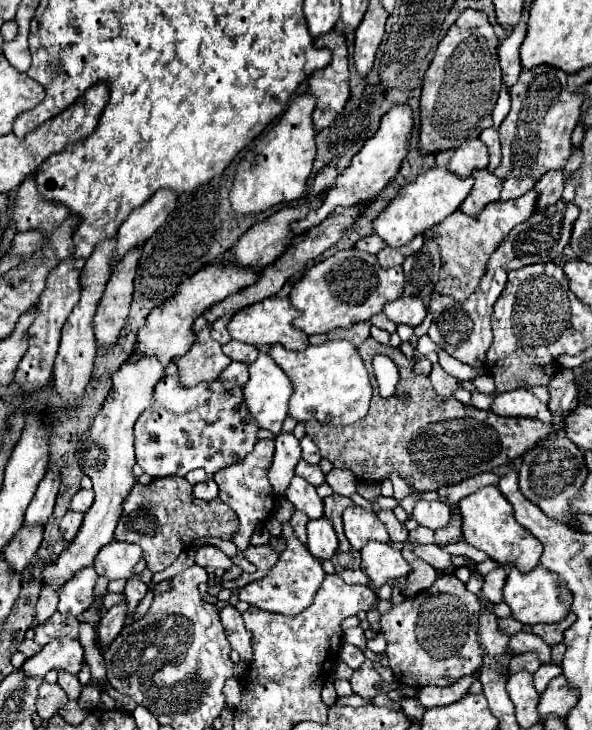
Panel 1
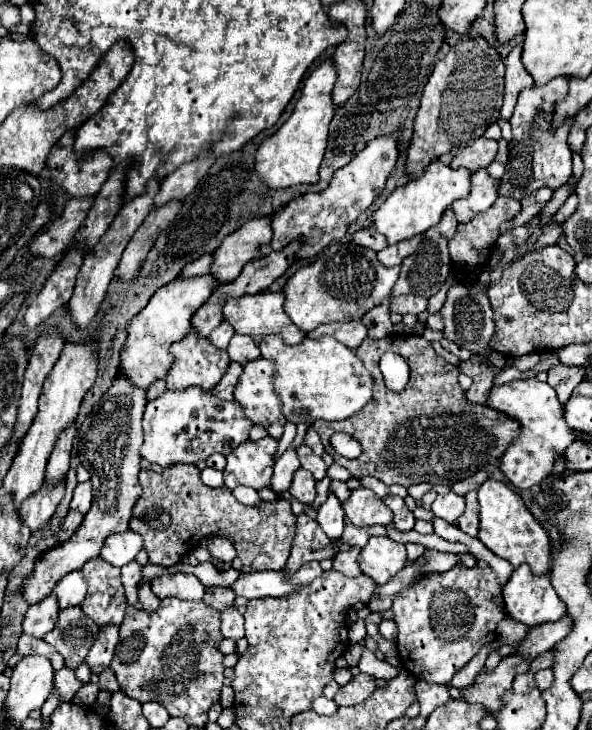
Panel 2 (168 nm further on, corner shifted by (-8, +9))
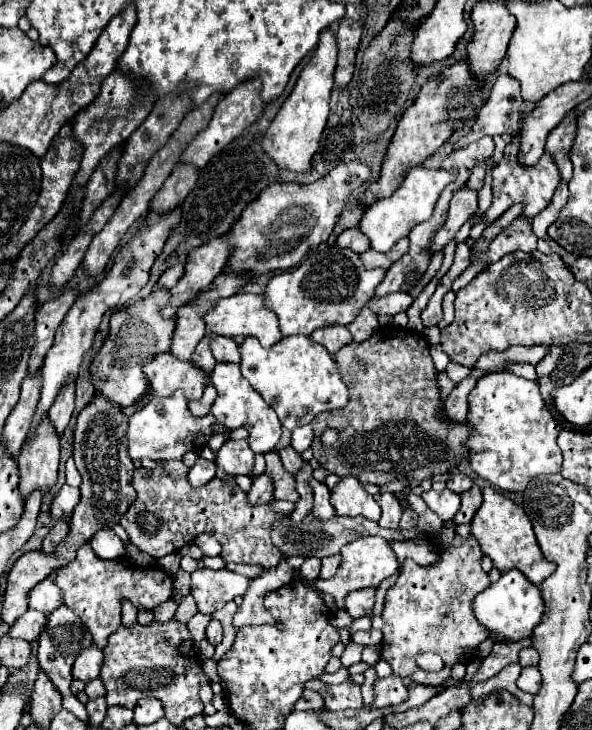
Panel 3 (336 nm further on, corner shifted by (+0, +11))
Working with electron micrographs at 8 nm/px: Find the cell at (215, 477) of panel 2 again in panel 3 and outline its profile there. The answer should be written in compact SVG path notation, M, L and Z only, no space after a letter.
M197 459L197 463L189 469L189 483L193 487L201 487L205 483L209 483L215 477L215 461L207 461L207 459Z

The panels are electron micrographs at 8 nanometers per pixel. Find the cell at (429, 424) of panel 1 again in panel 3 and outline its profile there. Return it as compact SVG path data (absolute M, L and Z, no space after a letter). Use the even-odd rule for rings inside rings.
M393 327L379 329L373 337L363 343L349 343L335 353L343 381L347 381L351 401L347 409L337 409L331 413L321 413L315 417L313 425L313 455L329 473L339 477L357 477L361 483L373 483L379 487L389 485L391 481L423 481L433 475L443 475L457 469L463 461L469 459L469 449L465 447L467 439L473 435L473 427L467 421L451 421L445 415L443 397L437 385L437 369L429 355L429 343L419 333L399 333L395 335ZM333 427L341 433L339 445L335 449L325 449L321 445L321 433Z

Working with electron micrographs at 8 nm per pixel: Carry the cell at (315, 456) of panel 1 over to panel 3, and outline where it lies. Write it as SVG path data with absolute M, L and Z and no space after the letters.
M301 425L299 429L293 429L293 435L291 435L291 447L299 453L303 453L305 449L311 447L311 441L313 441L313 429L311 425Z

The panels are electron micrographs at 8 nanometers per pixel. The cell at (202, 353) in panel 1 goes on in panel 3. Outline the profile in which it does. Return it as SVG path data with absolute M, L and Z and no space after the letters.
M161 353L143 367L149 379L153 397L167 397L175 389L183 389L187 399L199 399L205 385L209 385L209 375L191 365L191 361L181 361L173 353Z

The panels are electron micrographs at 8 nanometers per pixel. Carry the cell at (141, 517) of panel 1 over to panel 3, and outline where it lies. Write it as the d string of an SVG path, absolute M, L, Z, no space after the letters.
M159 461L153 471L145 467L135 469L133 487L137 499L119 521L131 537L131 543L139 551L161 559L187 545L187 539L209 533L221 543L221 557L227 563L247 563L265 569L275 567L281 559L281 551L271 541L271 527L275 521L285 519L285 515L275 513L271 501L265 505L251 505L237 485L219 477L203 487L193 487L187 473L189 467L185 467L183 461Z

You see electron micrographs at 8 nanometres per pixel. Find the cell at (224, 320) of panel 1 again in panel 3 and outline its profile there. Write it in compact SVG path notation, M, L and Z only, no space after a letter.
M209 333L199 341L199 345L197 345L191 361L193 361L195 365L199 365L199 367L201 367L203 371L207 371L207 373L211 373L211 369L215 367L217 361L215 361L215 357L213 357L213 353L211 353L211 335L209 335Z

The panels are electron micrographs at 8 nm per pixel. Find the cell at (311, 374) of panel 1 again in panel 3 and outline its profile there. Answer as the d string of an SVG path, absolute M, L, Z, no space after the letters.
M247 337L239 345L239 351L243 377L253 385L253 389L257 389L265 403L275 409L281 425L289 431L311 423L311 419L323 411L343 409L349 403L349 389L341 379L333 355L311 337L285 337L269 349L261 347L259 339Z

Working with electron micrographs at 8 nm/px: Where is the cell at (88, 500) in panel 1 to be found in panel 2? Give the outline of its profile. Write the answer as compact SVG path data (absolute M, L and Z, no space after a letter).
M79 483L73 491L71 509L85 515L89 511L89 507L91 507L91 483Z

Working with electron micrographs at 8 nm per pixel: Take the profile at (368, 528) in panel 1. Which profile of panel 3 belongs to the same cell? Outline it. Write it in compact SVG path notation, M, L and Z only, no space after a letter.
M343 477L335 489L331 491L331 503L337 515L343 517L365 517L371 521L379 521L381 509L377 501L363 489L355 477Z

